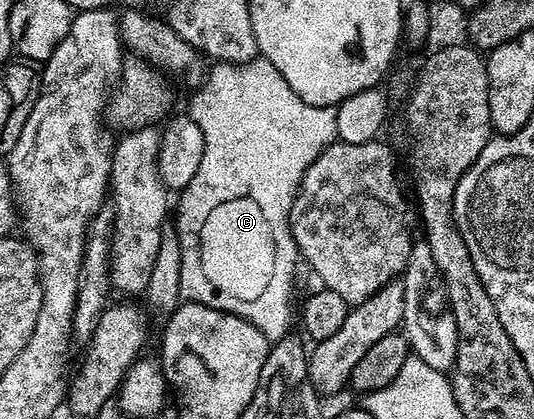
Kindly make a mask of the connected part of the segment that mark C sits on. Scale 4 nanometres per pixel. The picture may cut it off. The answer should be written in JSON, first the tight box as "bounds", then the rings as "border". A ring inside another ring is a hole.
{"bounds":[174,57,338,341],"border":[[[255,57],[248,63],[217,62],[216,68],[209,70],[204,76],[204,82],[195,88],[192,100],[186,107],[186,113],[202,129],[202,137],[206,140],[206,150],[202,153],[202,162],[198,165],[198,173],[179,192],[174,203],[174,222],[177,229],[178,243],[181,246],[181,289],[180,294],[187,302],[201,303],[210,309],[225,311],[231,315],[242,317],[257,327],[270,341],[285,338],[289,334],[288,326],[294,323],[294,303],[292,307],[292,274],[298,264],[298,252],[296,242],[290,229],[290,209],[296,196],[296,190],[300,187],[302,177],[310,165],[329,147],[337,142],[338,124],[336,107],[319,107],[318,105],[306,105],[290,85],[286,85],[286,77],[270,65],[270,61],[263,57]]]}

